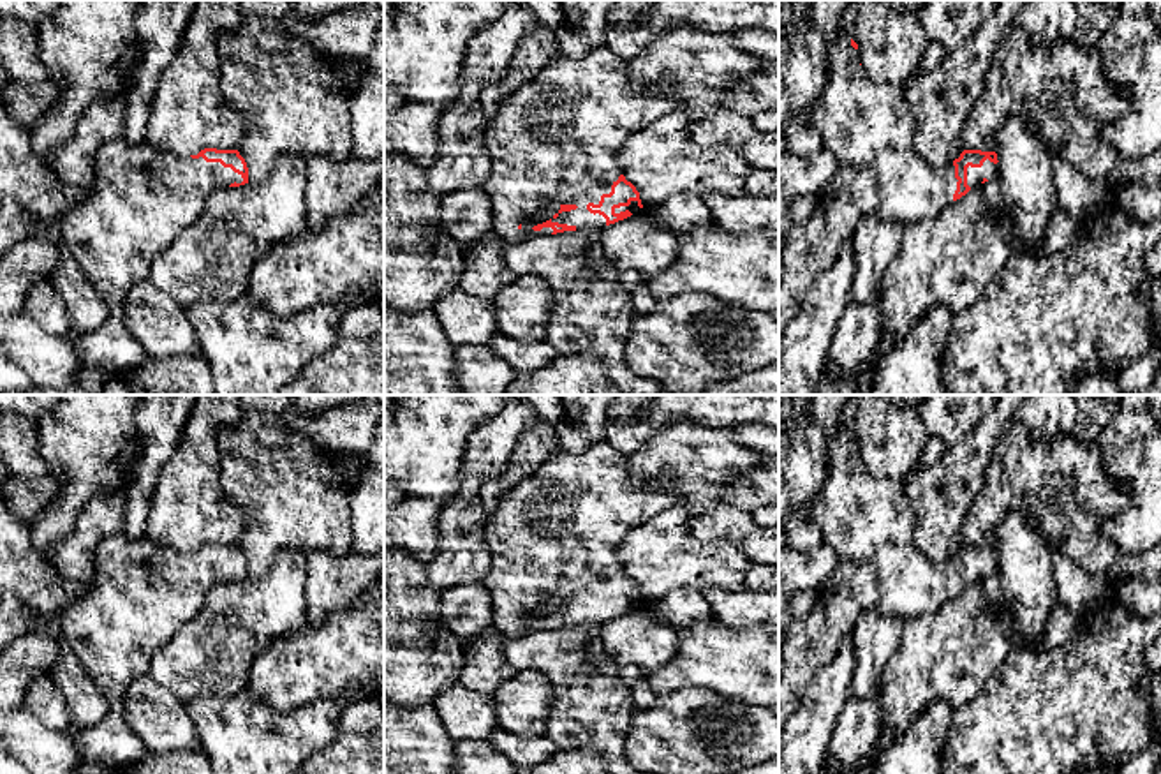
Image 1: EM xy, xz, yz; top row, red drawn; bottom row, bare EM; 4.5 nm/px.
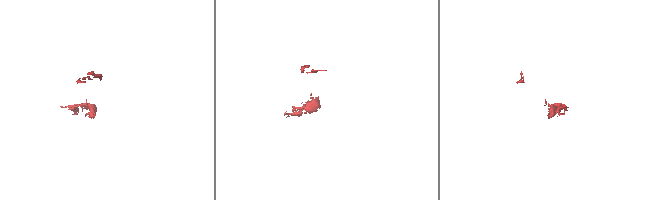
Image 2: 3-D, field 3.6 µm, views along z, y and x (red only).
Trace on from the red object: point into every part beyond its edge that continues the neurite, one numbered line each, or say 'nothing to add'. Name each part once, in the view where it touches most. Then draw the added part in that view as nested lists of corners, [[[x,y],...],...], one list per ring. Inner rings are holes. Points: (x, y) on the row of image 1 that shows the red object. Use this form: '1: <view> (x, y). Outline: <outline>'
1: xz (555, 140). Outline: [[[606,46],[594,48],[581,58],[557,58],[530,83],[507,95],[484,130],[484,145],[493,160],[493,171],[483,189],[495,212],[493,234],[502,242],[518,240],[520,224],[530,222],[550,203],[576,205],[551,222],[576,229],[603,229],[606,219],[587,210],[611,192],[620,167],[617,153],[636,132],[678,109],[675,93],[659,86],[632,86],[627,60]]]

